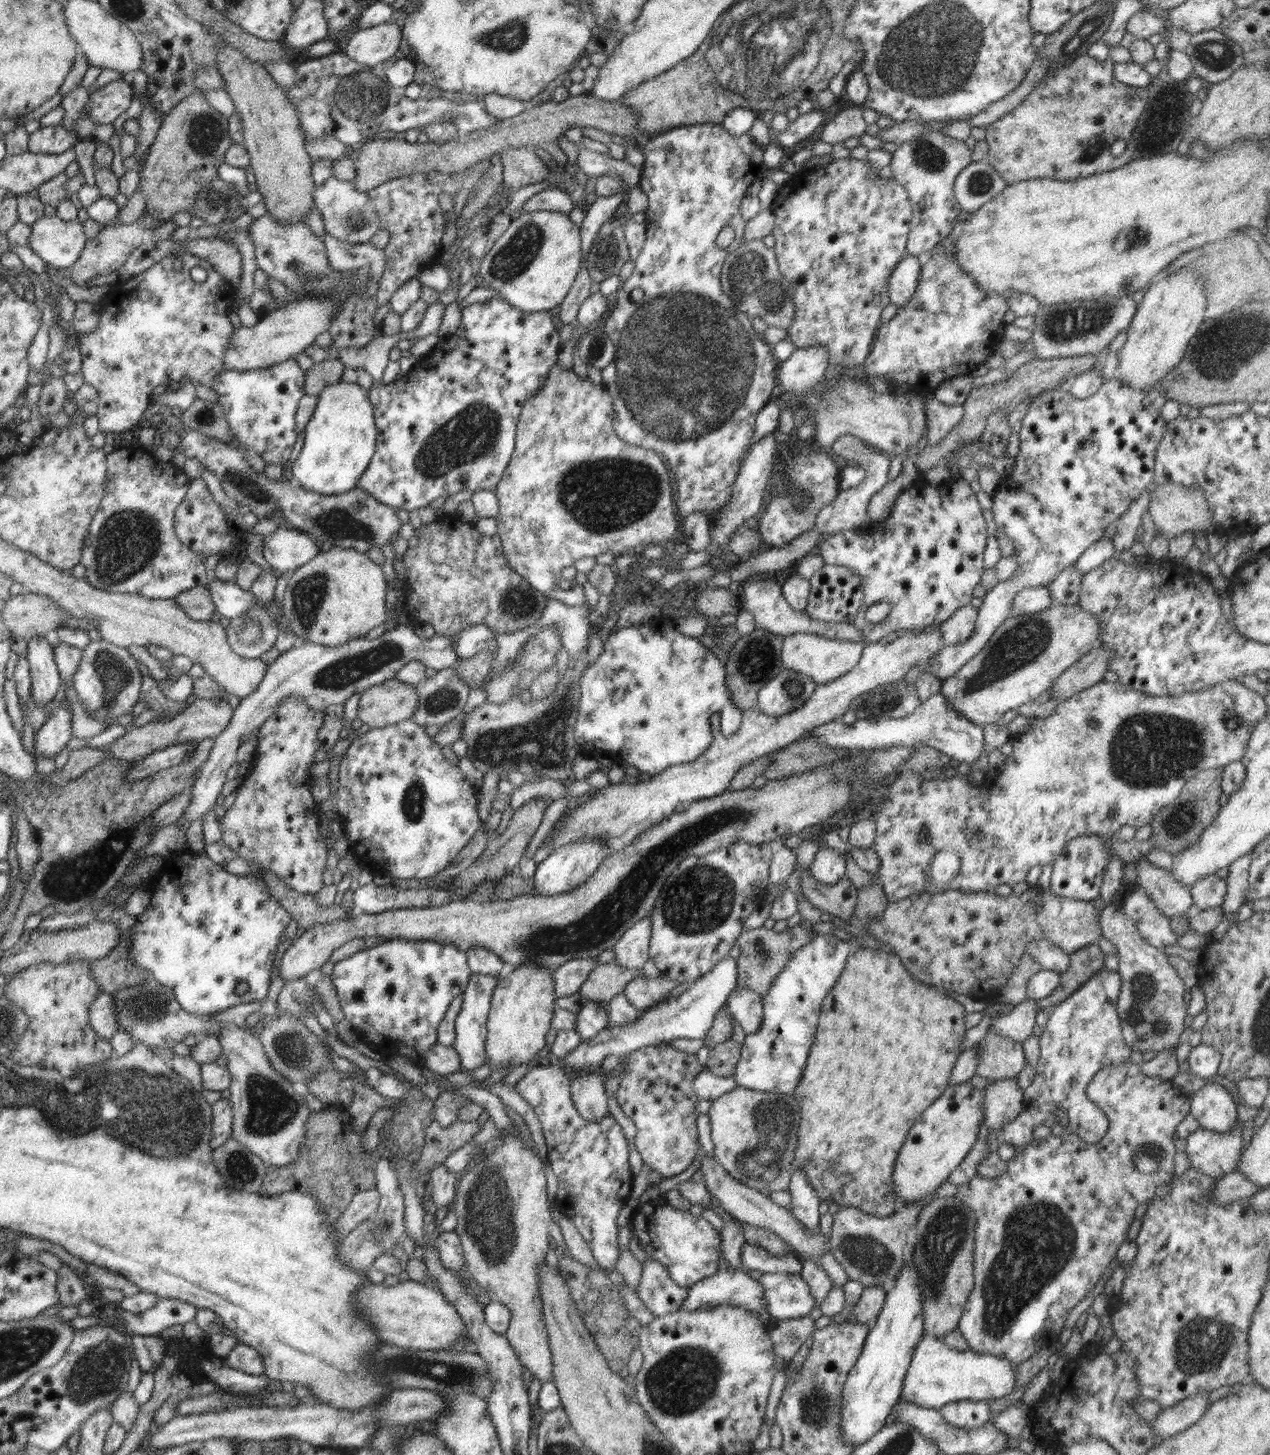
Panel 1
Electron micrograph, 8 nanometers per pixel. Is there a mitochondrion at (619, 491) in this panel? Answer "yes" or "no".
yes

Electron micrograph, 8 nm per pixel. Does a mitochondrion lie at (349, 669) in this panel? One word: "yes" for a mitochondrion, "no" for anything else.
yes

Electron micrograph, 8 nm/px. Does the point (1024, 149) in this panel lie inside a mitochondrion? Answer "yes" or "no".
no

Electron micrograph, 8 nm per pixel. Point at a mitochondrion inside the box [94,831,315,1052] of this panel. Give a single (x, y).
(147, 1005)

